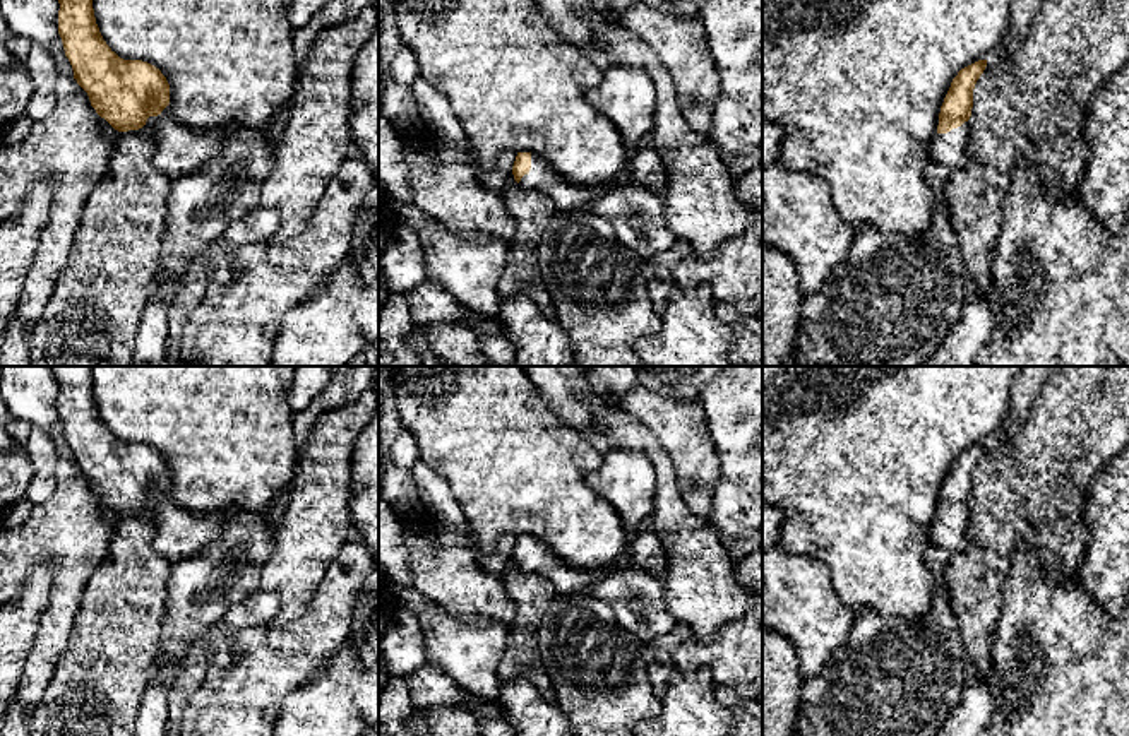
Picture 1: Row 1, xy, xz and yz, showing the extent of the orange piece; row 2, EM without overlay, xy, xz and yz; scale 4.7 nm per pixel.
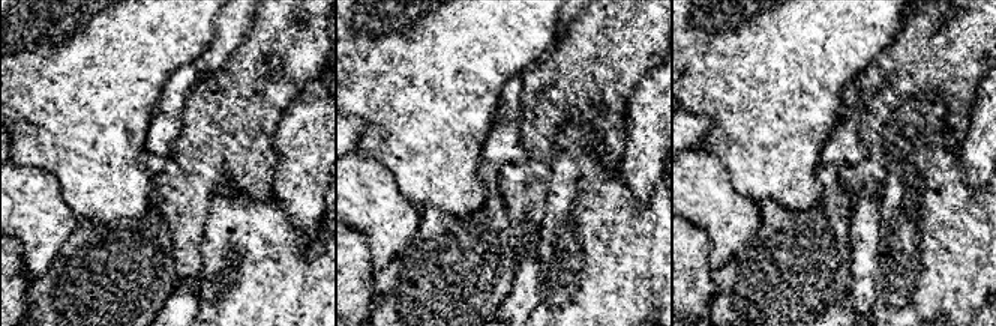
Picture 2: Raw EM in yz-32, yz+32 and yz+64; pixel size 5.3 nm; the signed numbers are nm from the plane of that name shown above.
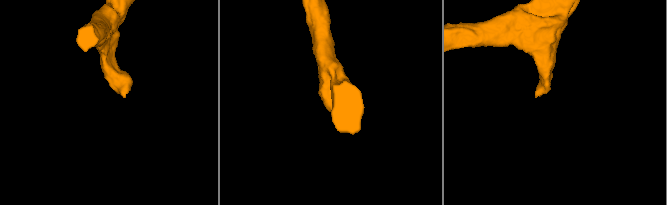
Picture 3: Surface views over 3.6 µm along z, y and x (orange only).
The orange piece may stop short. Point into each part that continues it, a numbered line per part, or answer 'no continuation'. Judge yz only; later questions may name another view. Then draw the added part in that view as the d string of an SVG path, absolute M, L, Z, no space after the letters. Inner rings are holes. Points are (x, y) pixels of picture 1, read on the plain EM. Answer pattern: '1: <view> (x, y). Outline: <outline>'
1: yz (948, 533). Outline: M965 505L961 510L947 517L937 517L932 524L930 544L949 553L959 553L971 546L966 531L970 527L971 507Z

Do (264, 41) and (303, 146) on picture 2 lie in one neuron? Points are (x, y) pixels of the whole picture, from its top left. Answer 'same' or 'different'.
different

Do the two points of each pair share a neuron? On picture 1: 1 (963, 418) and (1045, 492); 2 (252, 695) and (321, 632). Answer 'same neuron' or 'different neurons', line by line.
1: different neurons
2: same neuron

